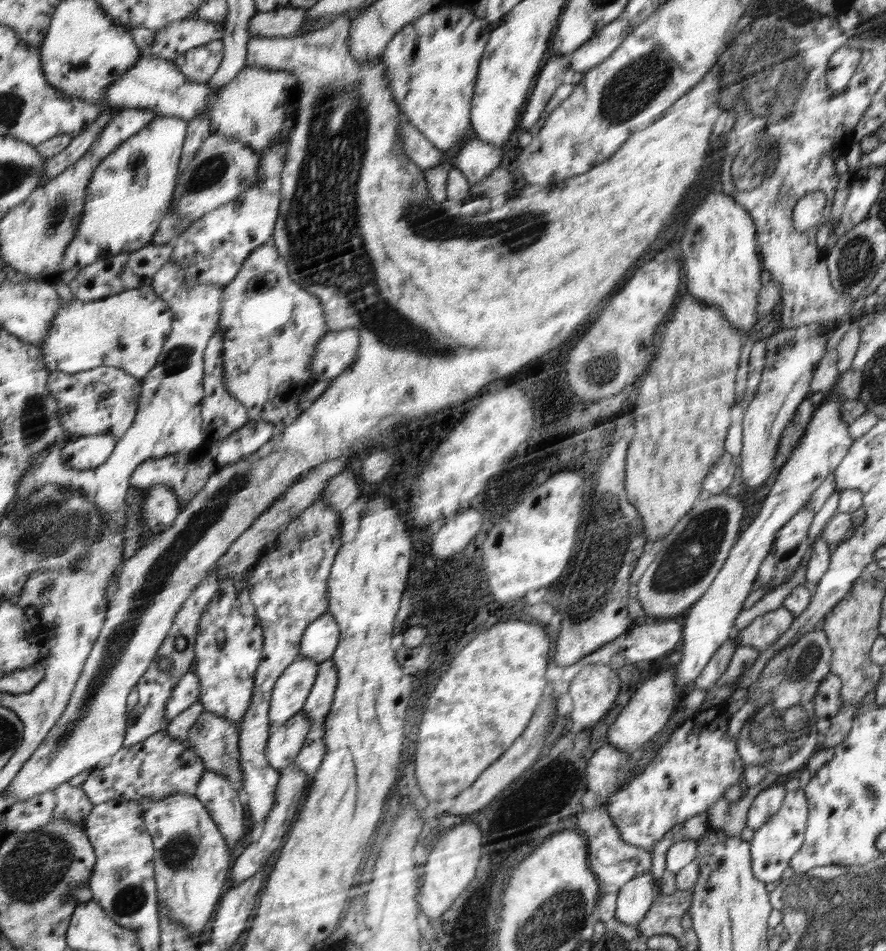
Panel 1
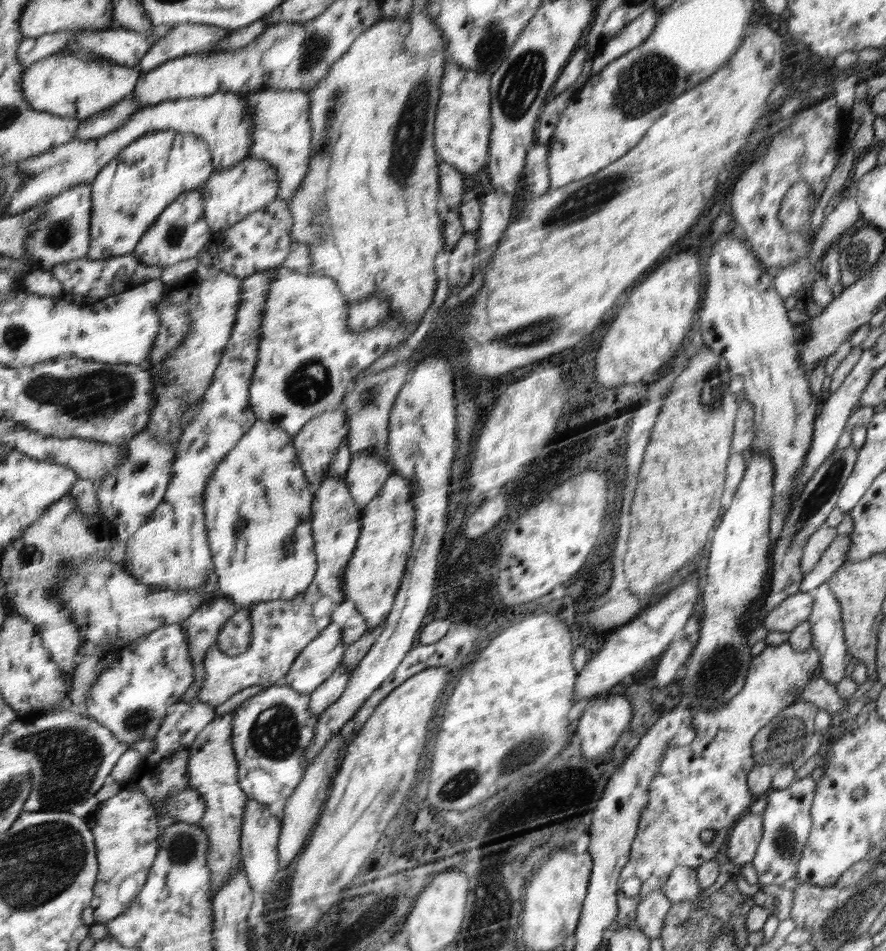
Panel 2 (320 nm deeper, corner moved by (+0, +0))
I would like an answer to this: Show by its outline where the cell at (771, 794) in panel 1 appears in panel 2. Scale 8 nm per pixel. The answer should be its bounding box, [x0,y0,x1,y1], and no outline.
[725,812,763,868]

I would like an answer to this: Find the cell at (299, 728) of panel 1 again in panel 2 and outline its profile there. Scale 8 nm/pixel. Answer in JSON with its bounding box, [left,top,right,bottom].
[309,665,350,716]

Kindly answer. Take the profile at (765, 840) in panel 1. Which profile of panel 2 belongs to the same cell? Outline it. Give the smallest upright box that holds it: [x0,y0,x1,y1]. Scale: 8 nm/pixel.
[751,776,816,886]

